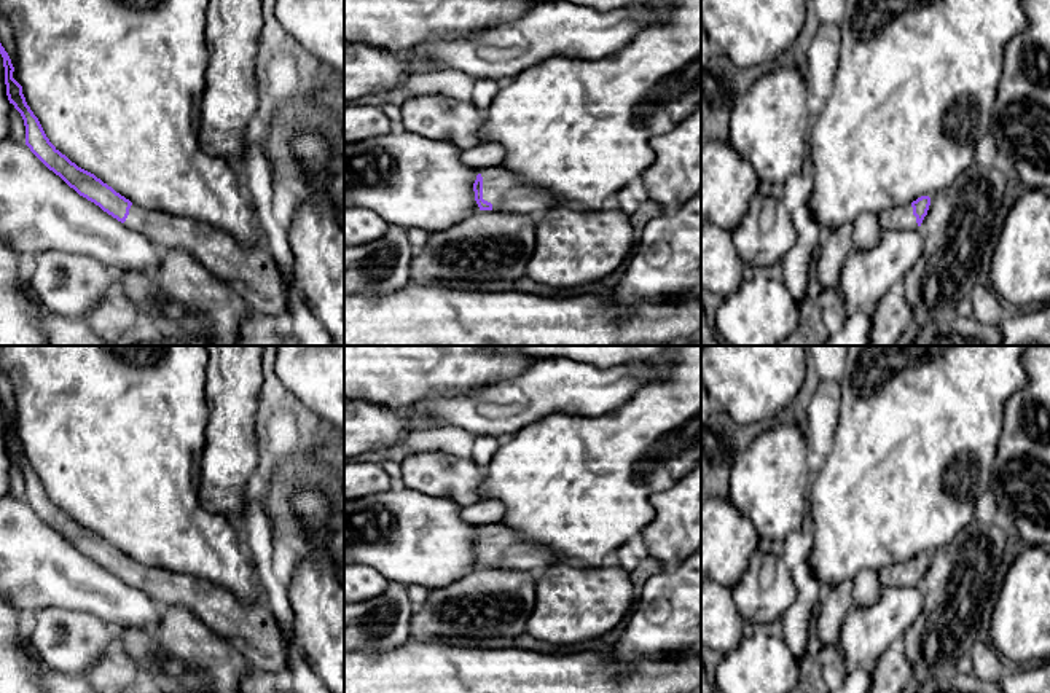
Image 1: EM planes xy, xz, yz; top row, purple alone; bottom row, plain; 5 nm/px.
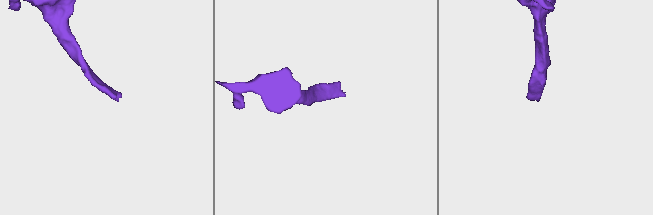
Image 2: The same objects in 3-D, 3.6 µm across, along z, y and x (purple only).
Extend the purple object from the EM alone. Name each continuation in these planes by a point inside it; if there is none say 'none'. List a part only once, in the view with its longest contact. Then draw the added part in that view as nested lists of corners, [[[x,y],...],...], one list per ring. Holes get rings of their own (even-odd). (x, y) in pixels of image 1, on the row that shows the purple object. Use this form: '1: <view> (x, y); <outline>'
1: xz (507, 191); [[[502,166],[480,169],[478,174],[483,177],[483,199],[492,204],[492,210],[540,217],[562,204]]]

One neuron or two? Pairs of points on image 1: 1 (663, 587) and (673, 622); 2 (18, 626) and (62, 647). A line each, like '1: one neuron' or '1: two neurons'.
1: one neuron
2: two neurons

